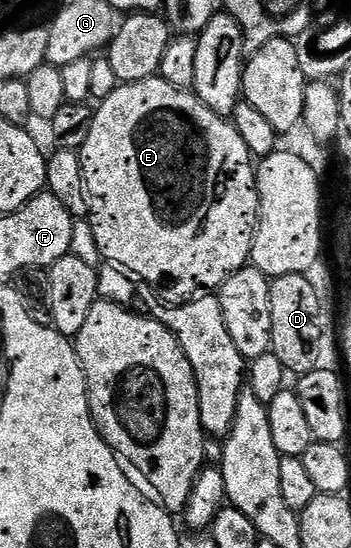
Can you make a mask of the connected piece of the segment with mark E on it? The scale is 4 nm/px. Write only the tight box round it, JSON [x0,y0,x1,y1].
[80,76,258,304]

